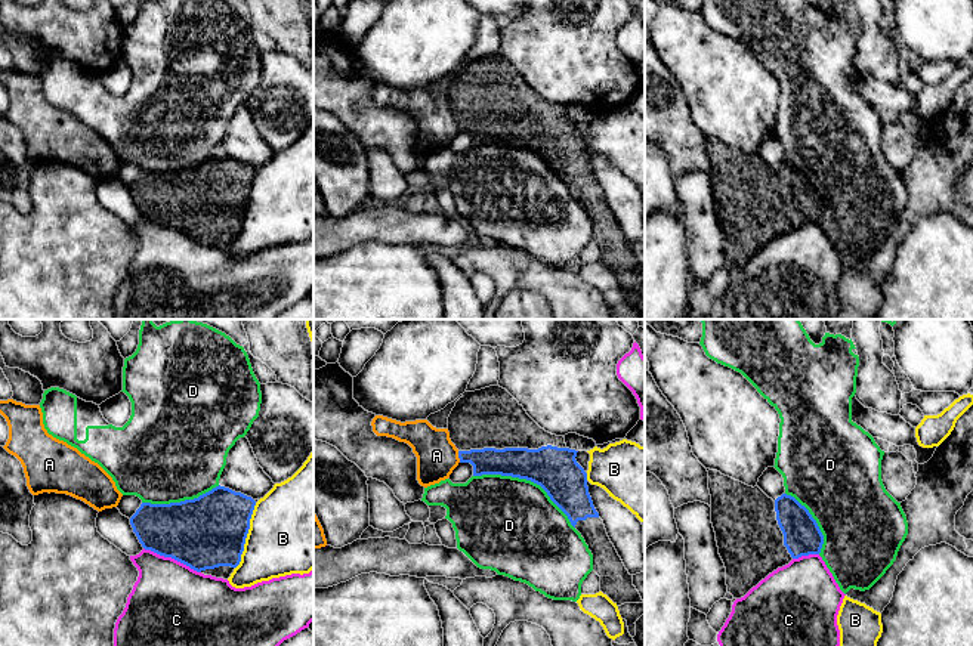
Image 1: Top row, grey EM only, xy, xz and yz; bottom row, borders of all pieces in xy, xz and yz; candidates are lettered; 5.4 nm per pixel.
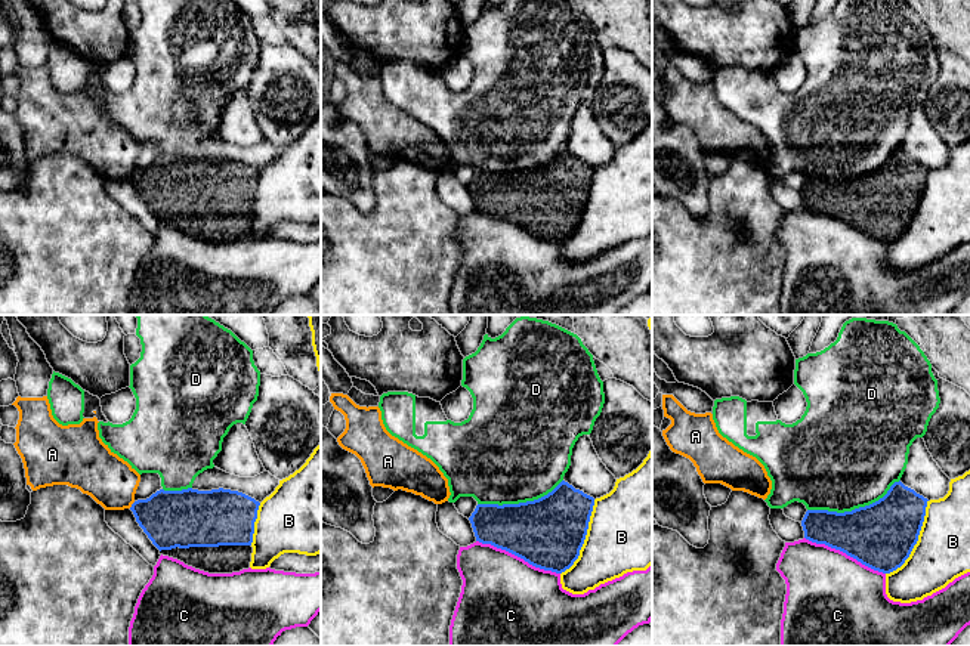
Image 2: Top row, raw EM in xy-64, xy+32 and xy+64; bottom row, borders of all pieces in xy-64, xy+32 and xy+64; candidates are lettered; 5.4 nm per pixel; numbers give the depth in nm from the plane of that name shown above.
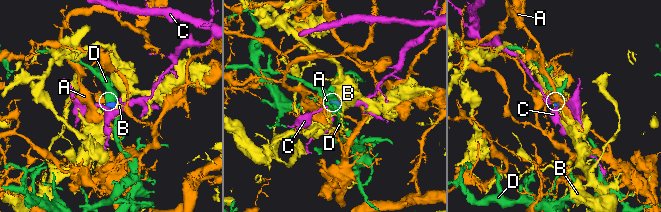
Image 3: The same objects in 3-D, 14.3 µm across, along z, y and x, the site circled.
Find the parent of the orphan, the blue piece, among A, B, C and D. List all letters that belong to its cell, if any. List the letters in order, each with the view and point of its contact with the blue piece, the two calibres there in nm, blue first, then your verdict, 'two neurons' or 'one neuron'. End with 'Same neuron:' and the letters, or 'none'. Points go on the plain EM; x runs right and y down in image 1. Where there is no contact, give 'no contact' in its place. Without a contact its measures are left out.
A: xz (459, 126) | 140/220 nm | two neurons
B: xy (246, 204) | 400/460 nm | two neurons
C: xy (172, 226) | 400/440 nm | two neurons
D: xz (528, 148) | 240/480 nm | two neurons
Same neuron: none

